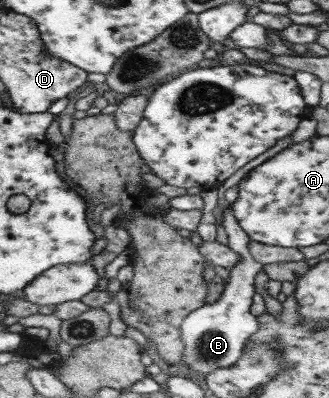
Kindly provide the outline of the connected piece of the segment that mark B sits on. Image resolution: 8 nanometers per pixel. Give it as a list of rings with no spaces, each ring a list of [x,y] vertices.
[[[229,207],[224,211],[222,225],[228,233],[228,245],[238,252],[240,259],[238,265],[230,270],[230,277],[224,283],[224,291],[218,300],[203,305],[186,317],[182,325],[182,338],[186,341],[186,357],[182,363],[189,367],[192,373],[202,375],[202,379],[220,368],[232,368],[242,358],[246,343],[262,329],[256,315],[250,313],[252,297],[256,293],[254,283],[258,273],[263,271],[265,264],[260,263],[251,252],[250,244],[253,240],[246,230],[239,224],[233,209]]]

